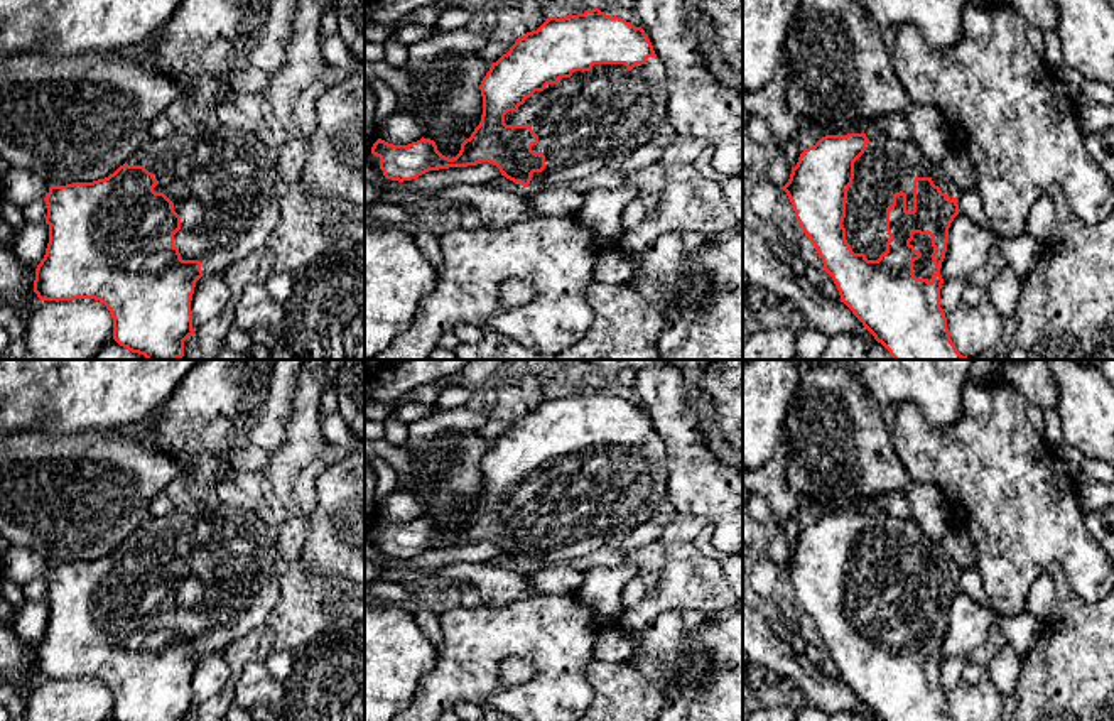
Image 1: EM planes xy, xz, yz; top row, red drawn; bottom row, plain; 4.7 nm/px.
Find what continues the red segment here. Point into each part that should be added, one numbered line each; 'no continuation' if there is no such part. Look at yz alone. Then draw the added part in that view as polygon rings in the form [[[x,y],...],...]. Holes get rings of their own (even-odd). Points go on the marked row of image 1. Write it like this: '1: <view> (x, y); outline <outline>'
1: yz (888, 164); outline [[[866,132],[869,144],[854,162],[854,179],[847,189],[846,240],[854,253],[878,260],[886,252],[886,208],[893,194],[906,194],[906,211],[913,211],[913,181],[930,177],[947,198],[957,198],[942,165],[932,164],[913,140],[900,140],[886,132]]]

